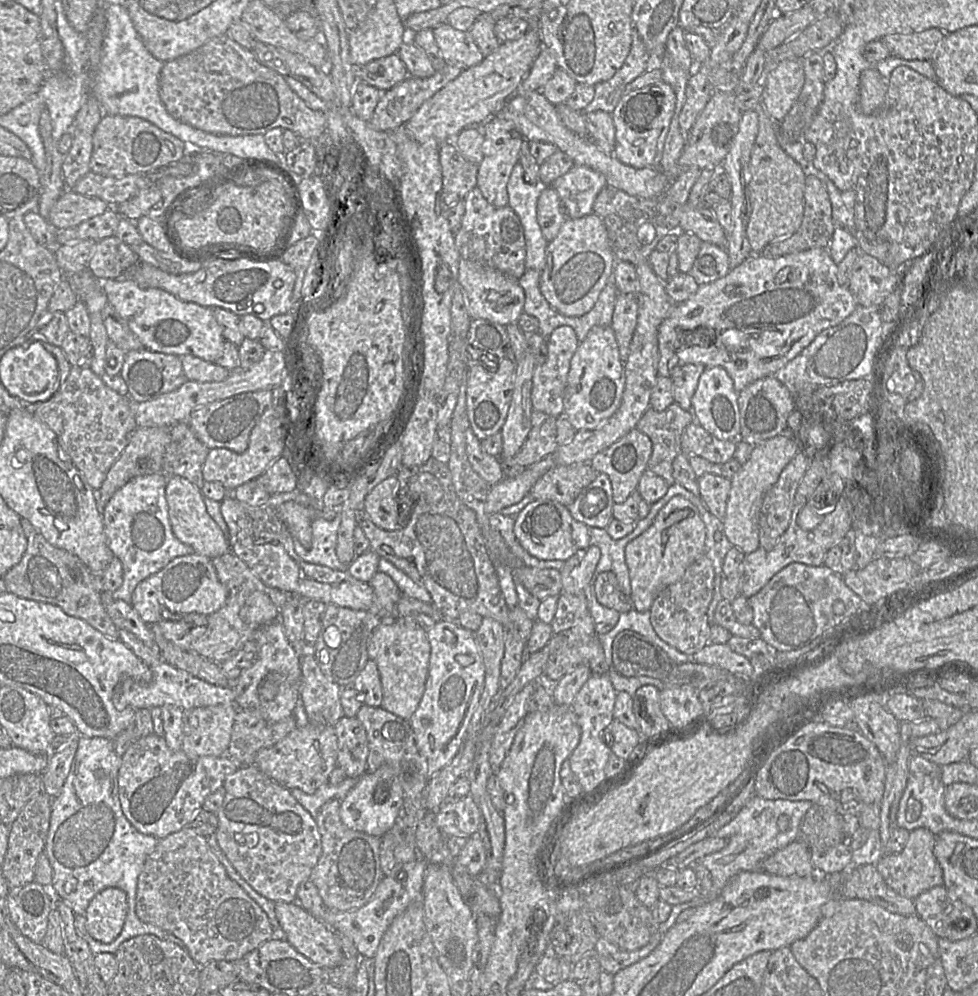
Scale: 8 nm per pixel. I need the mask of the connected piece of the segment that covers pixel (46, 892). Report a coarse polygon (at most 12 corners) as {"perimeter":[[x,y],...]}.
{"perimeter":[[33,881],[9,891],[19,931],[42,943],[56,907],[49,887]]}

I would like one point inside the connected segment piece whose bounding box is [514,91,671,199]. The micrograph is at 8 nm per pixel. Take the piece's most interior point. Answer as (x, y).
(539, 121)

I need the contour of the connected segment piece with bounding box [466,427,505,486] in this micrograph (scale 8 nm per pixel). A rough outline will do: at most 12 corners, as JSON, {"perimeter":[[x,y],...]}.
{"perimeter":[[470,427],[466,451],[474,471],[489,485],[505,478],[500,458],[489,455]]}

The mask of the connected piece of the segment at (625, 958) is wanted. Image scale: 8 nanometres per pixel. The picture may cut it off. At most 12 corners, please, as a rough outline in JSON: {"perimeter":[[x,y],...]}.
{"perimeter":[[665,933],[626,951],[600,937],[594,950],[603,971],[615,975],[647,957]]}

